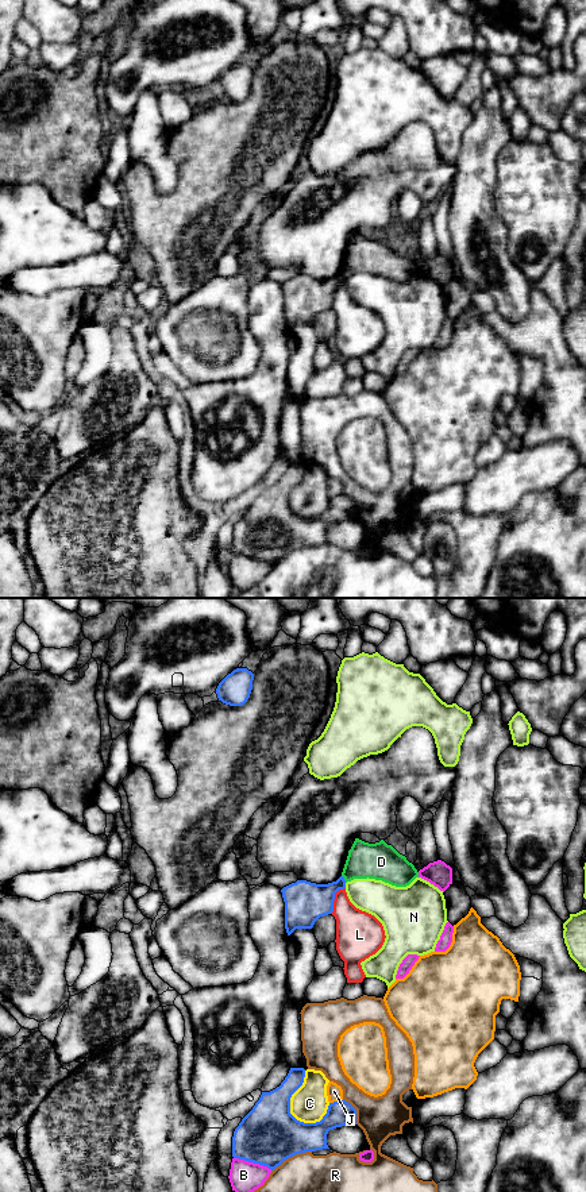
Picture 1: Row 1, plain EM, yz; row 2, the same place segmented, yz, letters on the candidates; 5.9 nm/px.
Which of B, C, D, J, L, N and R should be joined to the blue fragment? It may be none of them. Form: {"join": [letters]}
{"join": []}

